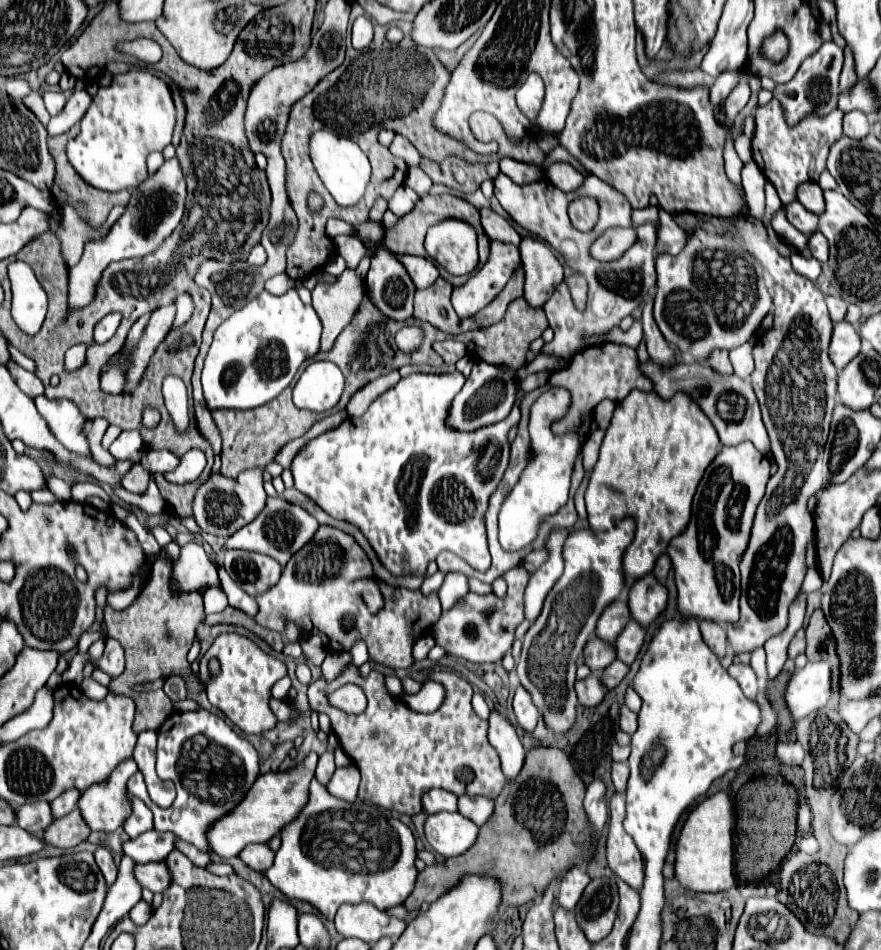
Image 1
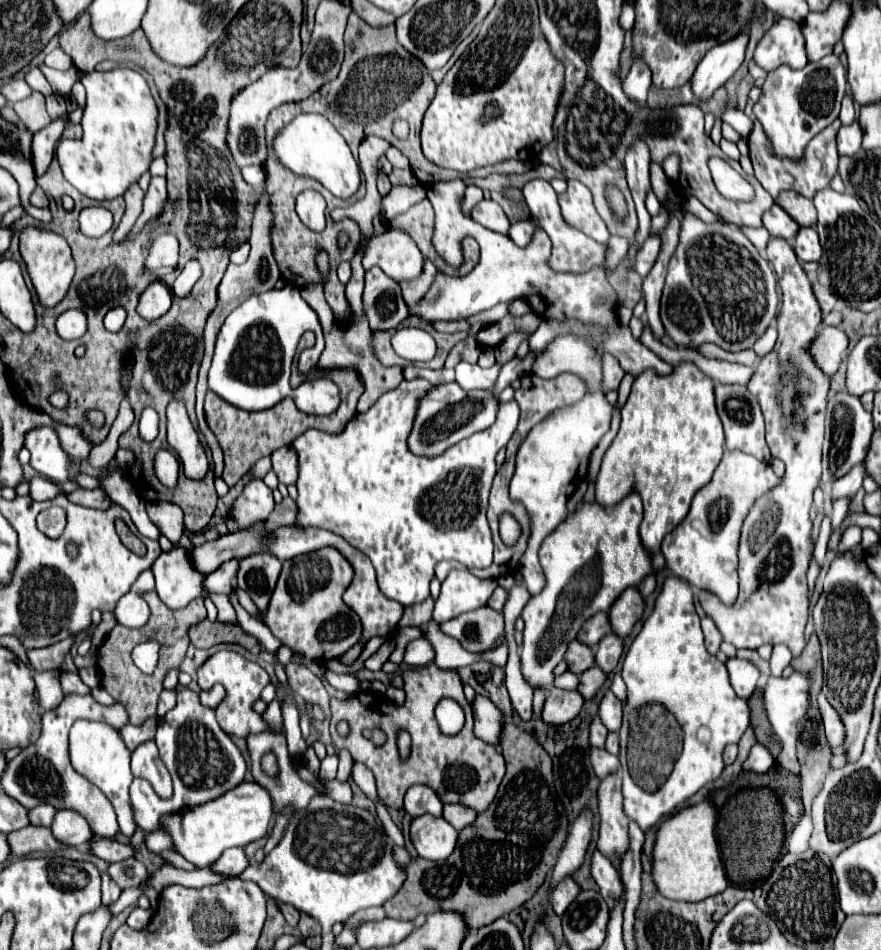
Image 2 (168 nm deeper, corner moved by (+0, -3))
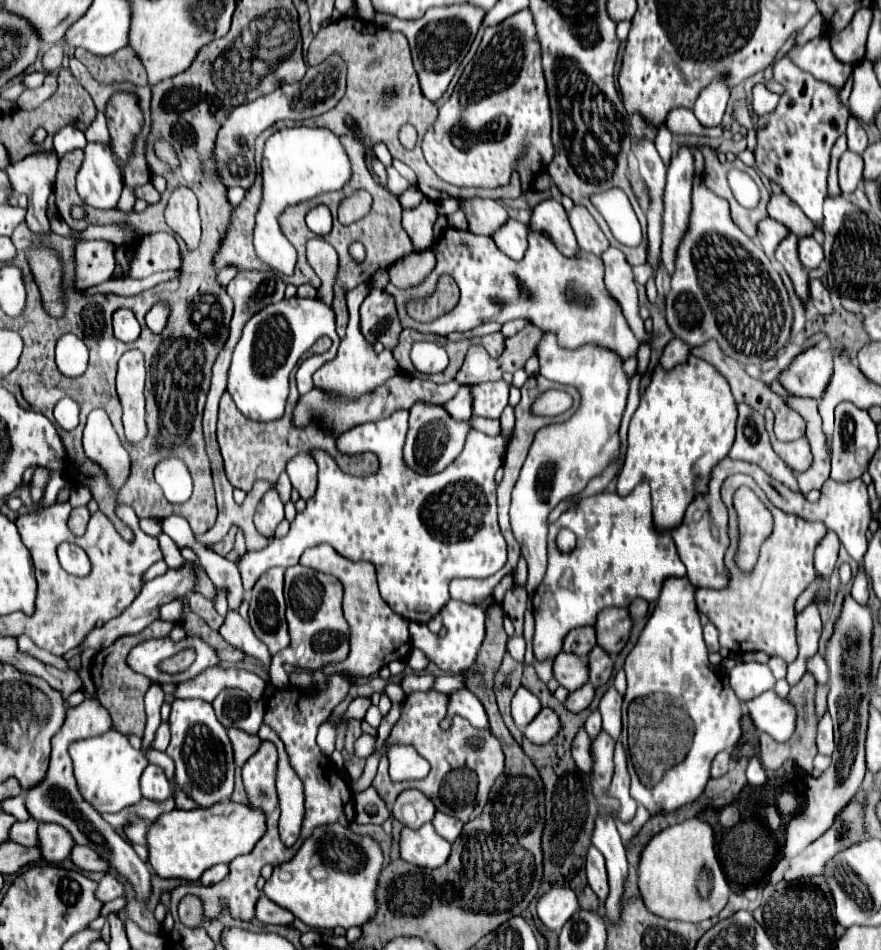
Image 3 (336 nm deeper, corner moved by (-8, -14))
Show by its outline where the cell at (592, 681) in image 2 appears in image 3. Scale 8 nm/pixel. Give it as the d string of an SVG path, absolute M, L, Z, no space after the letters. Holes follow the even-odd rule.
M584 684L584 686L580 686L580 690L574 690L572 694L568 694L564 706L566 706L566 710L570 710L570 712L576 714L576 712L586 710L590 706L592 698L594 698L592 684Z

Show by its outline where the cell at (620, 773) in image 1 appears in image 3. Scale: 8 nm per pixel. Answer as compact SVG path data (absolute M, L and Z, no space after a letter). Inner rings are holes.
M580 728L572 740L572 748L570 748L570 754L572 754L572 760L576 762L576 766L582 770L582 772L590 772L592 768L592 756L590 756L590 738L586 734L584 728Z

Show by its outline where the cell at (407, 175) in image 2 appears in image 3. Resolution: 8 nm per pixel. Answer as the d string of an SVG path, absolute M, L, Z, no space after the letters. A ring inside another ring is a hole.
M392 166L386 168L386 174L388 174L388 190L390 190L392 194L398 194L398 196L400 196L400 194L410 186L410 182L404 180Z

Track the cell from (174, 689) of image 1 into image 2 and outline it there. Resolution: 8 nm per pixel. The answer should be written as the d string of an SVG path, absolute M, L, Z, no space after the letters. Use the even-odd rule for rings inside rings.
M162 691L158 701L158 717L164 717L176 705L176 691Z

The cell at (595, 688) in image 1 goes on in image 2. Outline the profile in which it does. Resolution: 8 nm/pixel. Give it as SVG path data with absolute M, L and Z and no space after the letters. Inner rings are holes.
M552 689L544 709L542 709L542 719L546 723L562 725L572 721L584 707L584 697L578 691L564 691L564 689Z

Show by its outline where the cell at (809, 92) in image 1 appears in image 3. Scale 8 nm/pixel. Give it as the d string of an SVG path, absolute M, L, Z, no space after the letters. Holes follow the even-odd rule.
M788 54L774 62L772 72L774 80L780 82L786 92L782 94L778 108L756 122L756 170L776 182L782 192L802 208L812 224L816 224L816 232L820 232L824 220L822 202L828 196L826 178L830 168L830 150L838 136L844 134L850 112L840 102L836 88L832 90L830 84L820 82L812 78L812 74L800 70Z

